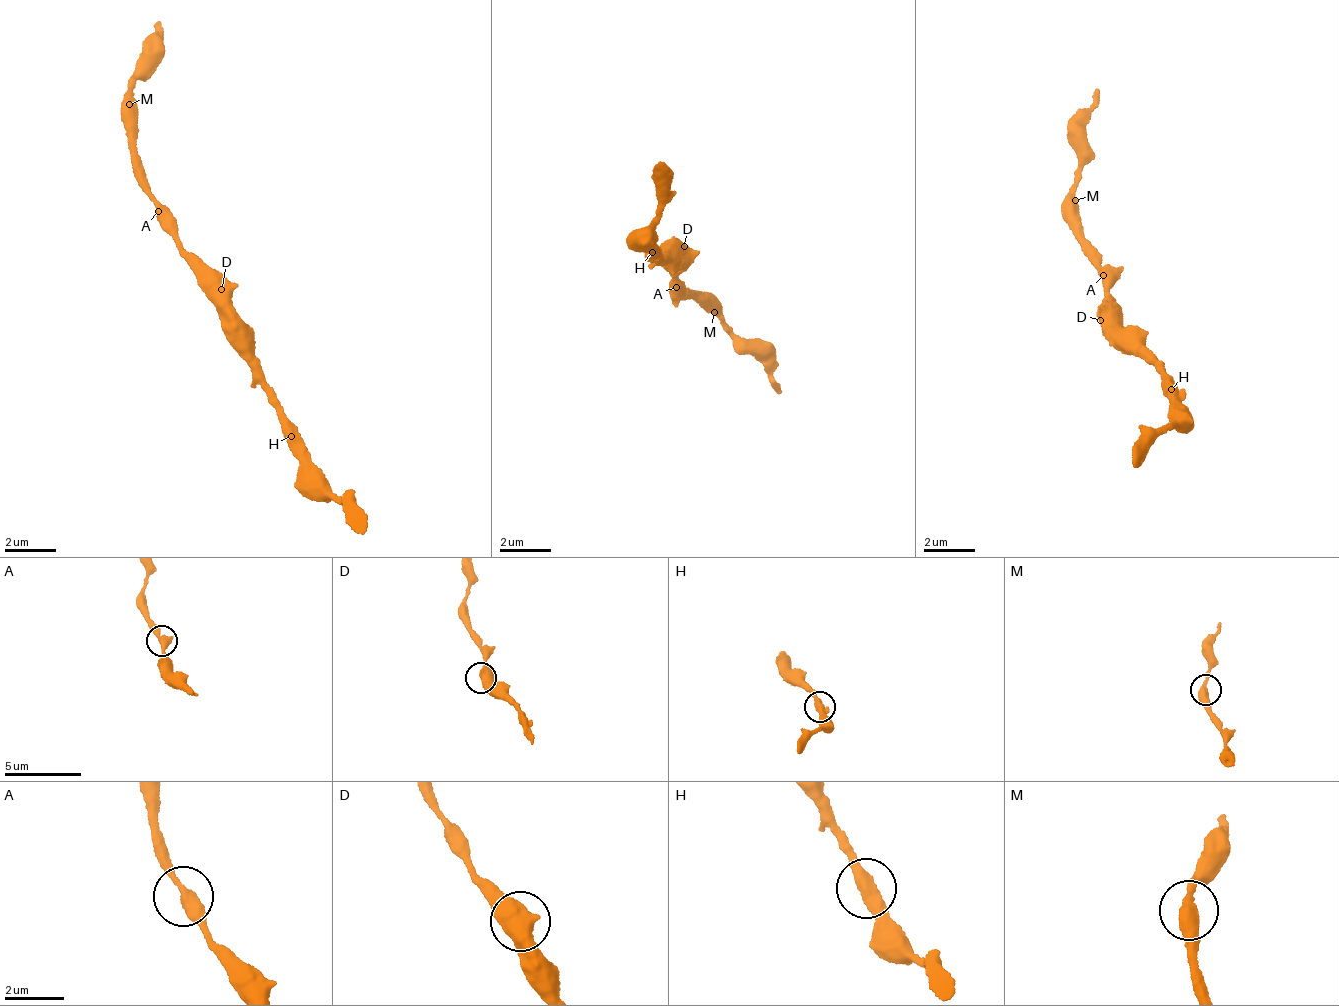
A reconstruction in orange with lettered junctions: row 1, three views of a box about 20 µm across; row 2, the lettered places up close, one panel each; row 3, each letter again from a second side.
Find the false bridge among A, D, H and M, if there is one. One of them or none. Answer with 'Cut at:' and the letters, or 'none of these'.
Cut at: none of these

